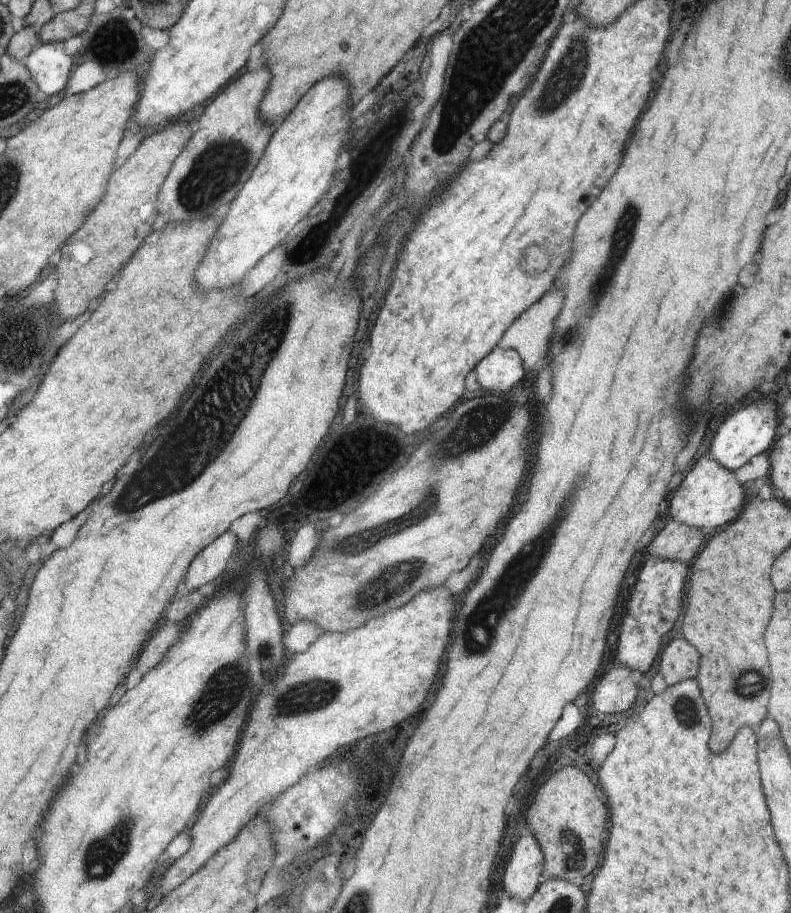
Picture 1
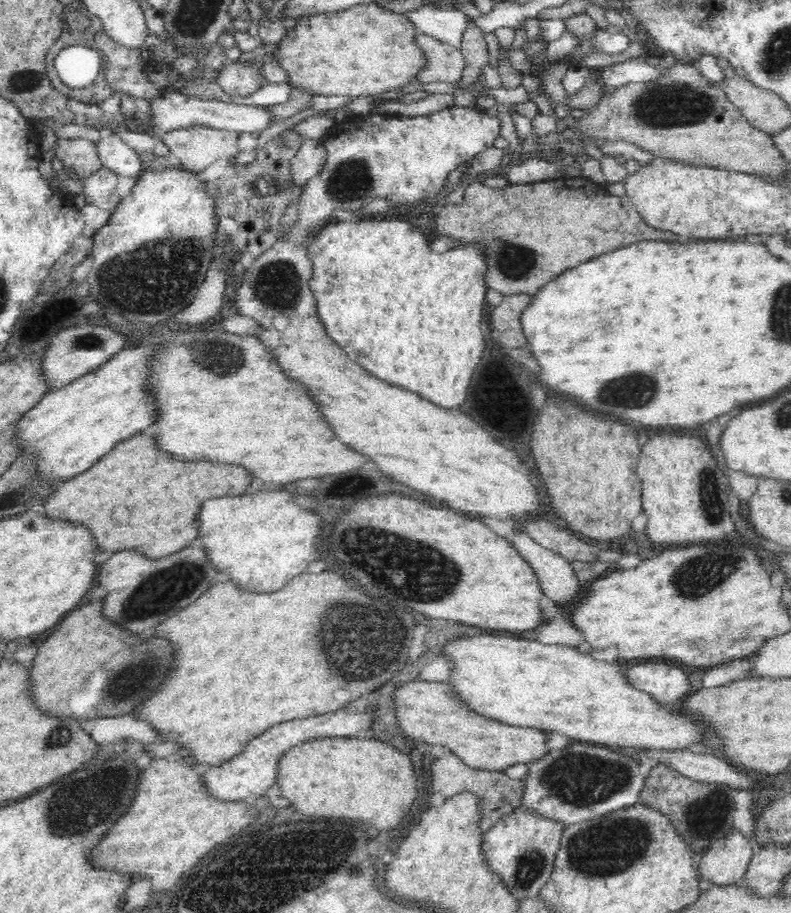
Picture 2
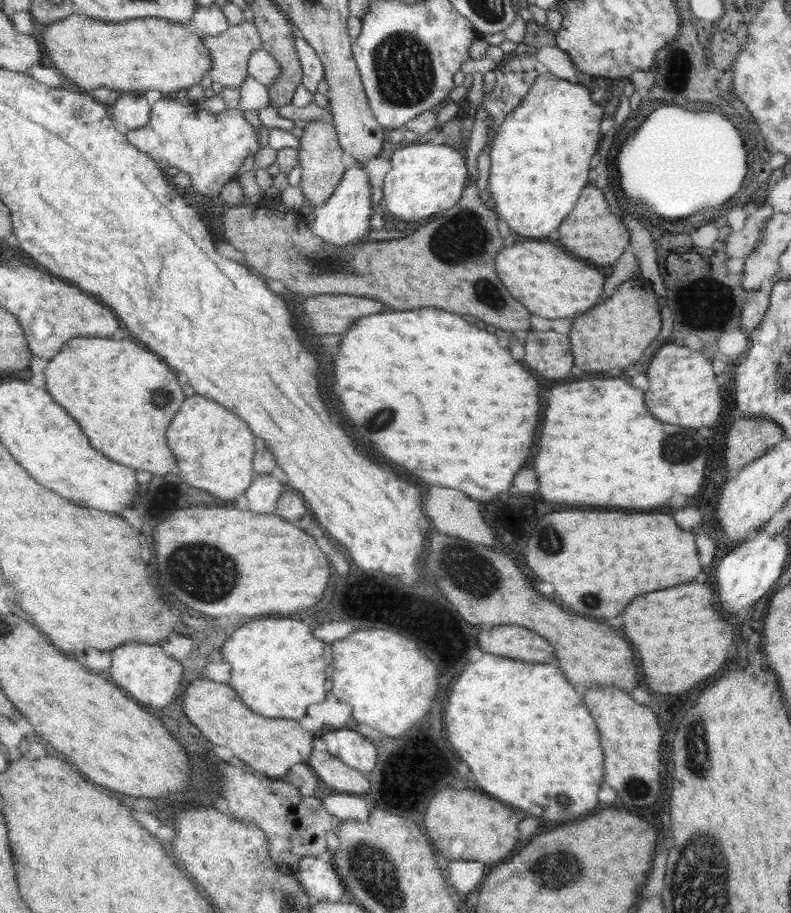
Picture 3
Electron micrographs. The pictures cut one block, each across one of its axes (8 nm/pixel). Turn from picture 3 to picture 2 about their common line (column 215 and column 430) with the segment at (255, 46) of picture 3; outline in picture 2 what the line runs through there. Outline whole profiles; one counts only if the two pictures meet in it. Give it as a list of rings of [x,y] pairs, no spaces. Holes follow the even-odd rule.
[[[420,32],[416,34],[414,39],[426,55],[426,68],[416,74],[415,80],[422,82],[422,84],[459,82],[460,76],[466,68],[466,59],[464,59],[461,49]]]

